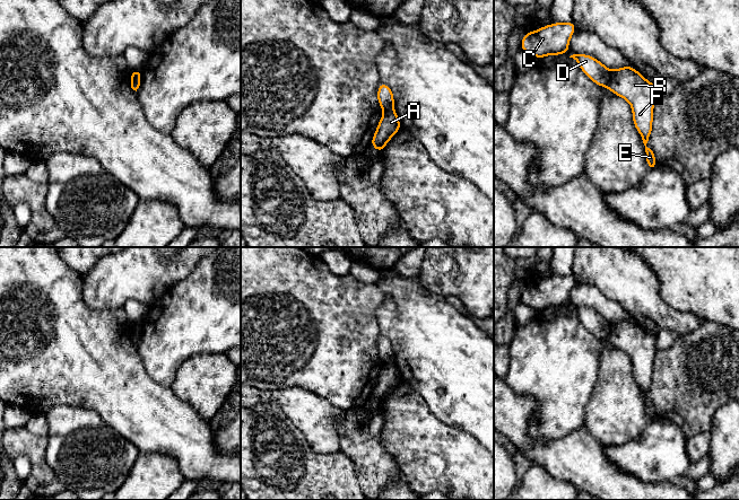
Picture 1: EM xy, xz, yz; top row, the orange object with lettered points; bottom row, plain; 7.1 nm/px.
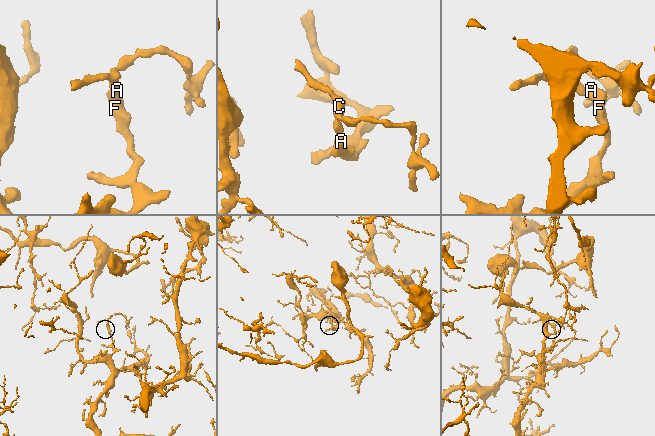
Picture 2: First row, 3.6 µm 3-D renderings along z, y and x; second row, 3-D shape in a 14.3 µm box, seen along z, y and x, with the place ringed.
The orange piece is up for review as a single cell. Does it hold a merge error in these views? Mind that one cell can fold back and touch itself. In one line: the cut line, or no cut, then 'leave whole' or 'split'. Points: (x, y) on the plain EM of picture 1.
cut yz (611, 323), (606, 339); split

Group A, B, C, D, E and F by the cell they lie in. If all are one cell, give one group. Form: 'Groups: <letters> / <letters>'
Groups: A B E F / C D

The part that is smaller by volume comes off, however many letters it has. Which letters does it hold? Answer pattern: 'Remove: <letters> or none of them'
Remove: C, D

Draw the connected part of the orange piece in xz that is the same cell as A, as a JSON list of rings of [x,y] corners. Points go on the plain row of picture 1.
[[[385,363],[376,379],[376,384],[372,391],[371,398],[380,406],[385,401],[386,396],[400,383],[401,376],[394,363]]]

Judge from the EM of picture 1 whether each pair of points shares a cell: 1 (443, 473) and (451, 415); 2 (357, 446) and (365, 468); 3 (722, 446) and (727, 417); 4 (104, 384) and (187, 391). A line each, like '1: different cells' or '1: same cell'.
1: different cells
2: same cell
3: same cell
4: different cells

